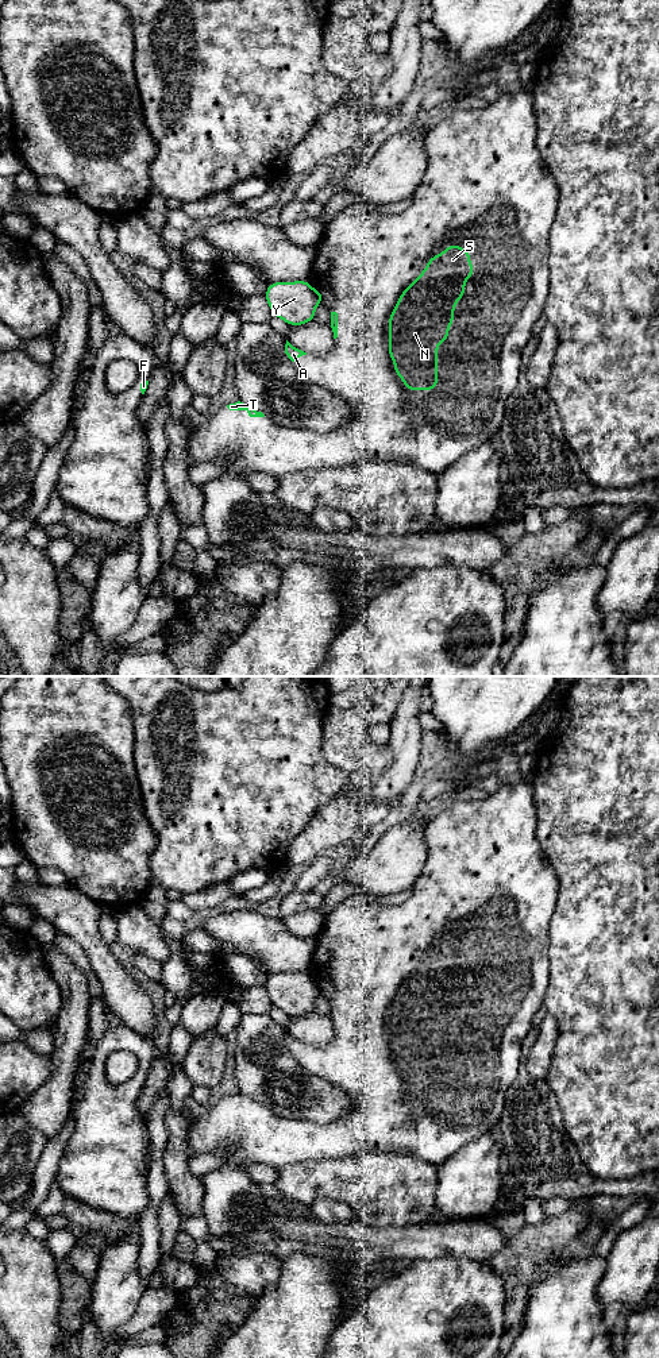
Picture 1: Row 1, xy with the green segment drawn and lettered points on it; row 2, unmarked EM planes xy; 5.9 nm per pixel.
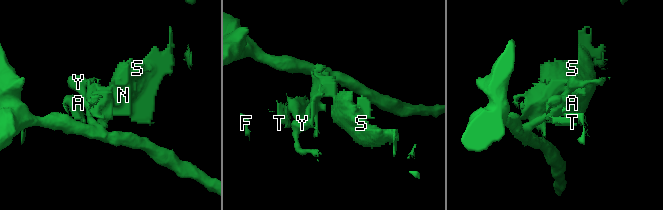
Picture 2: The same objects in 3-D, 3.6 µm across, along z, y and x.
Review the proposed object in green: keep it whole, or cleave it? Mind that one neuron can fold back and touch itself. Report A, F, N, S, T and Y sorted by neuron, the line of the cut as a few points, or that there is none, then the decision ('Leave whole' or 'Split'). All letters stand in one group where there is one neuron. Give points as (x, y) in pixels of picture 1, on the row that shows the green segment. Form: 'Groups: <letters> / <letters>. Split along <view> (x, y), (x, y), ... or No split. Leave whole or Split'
Groups: A F N S T / Y. Split along xy (316, 293), (320, 300). Split

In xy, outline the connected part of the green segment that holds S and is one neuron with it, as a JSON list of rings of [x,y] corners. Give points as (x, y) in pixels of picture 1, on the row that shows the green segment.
[[[450,244],[440,255],[433,255],[427,262],[427,269],[400,294],[400,301],[389,316],[389,356],[406,390],[438,389],[438,343],[448,340],[454,305],[465,296],[466,278],[474,274],[470,251]]]

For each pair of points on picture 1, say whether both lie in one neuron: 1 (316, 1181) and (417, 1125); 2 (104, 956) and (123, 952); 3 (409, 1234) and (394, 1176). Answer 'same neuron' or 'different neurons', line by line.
1: different neurons
2: different neurons
3: different neurons

